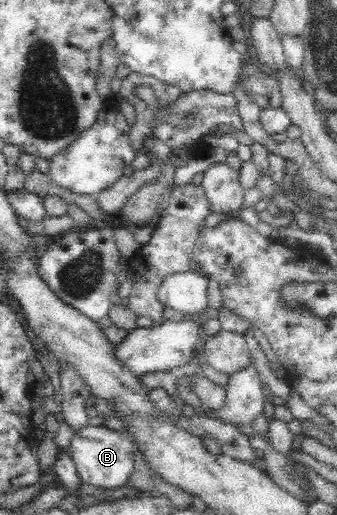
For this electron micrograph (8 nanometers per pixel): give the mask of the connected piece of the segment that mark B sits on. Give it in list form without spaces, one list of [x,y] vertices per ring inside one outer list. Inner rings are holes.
[[[109,422],[79,429],[72,437],[68,449],[82,483],[114,490],[123,487],[134,472],[137,452],[132,446],[132,439]]]

